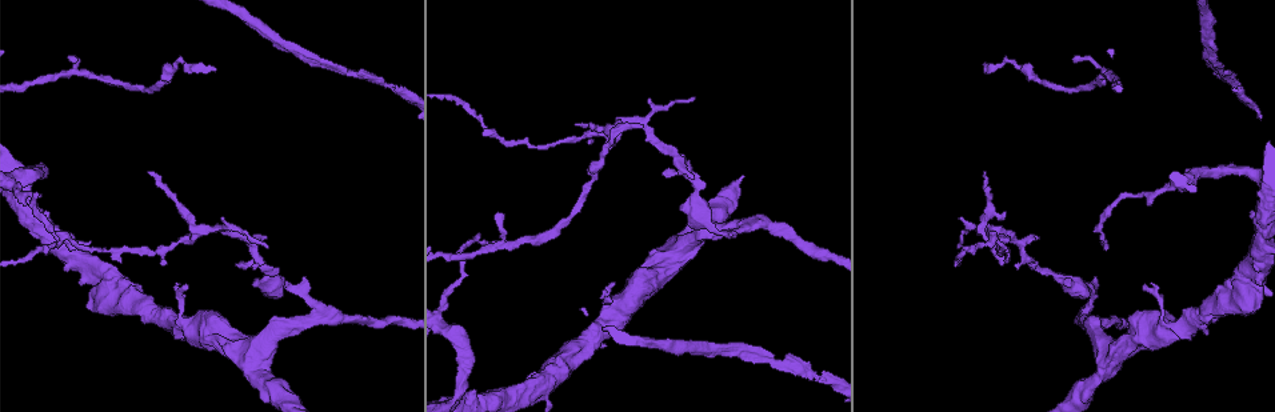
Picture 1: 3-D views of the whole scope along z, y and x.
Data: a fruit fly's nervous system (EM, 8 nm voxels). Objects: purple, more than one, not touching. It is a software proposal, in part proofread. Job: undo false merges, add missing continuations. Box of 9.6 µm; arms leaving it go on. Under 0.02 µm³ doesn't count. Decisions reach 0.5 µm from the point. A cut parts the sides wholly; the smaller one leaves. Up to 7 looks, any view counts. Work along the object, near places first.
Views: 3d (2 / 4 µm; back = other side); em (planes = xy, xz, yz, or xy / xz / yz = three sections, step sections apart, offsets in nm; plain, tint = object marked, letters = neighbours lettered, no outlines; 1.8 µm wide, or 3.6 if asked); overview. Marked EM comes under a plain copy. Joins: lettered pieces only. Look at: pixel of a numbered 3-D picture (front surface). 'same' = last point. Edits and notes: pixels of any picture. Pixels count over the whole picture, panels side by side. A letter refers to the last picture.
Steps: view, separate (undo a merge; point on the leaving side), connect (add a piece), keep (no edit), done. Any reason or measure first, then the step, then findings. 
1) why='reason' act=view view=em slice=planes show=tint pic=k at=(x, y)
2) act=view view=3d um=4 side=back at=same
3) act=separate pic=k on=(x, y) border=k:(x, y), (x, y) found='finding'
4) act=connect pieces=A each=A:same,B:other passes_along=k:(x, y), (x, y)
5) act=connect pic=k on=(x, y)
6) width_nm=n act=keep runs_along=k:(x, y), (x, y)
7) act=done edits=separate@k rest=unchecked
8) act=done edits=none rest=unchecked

why='narrows sharply' act=view view=em slice=xz step=8 show=tint pic=1 at=(981, 230)

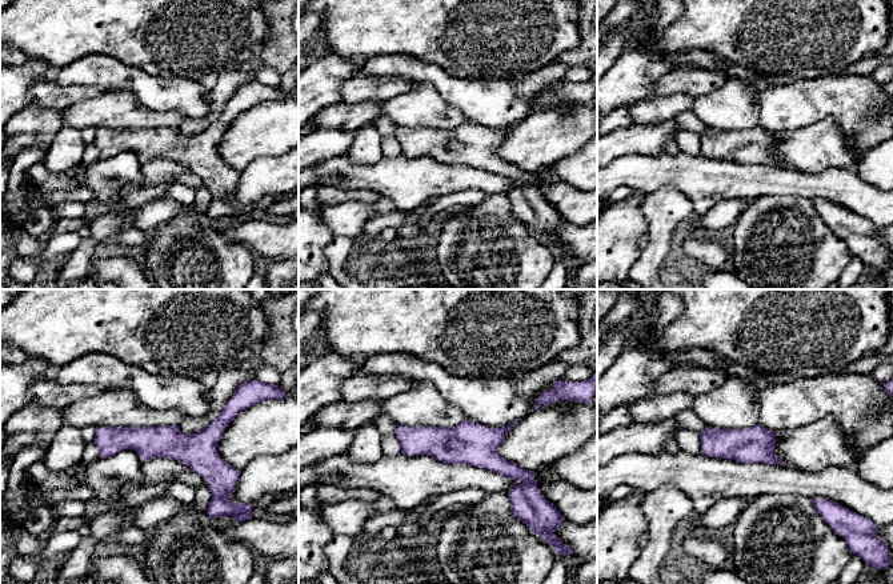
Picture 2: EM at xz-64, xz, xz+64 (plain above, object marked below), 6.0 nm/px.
act=view view=em slice=planes show=letters at=same

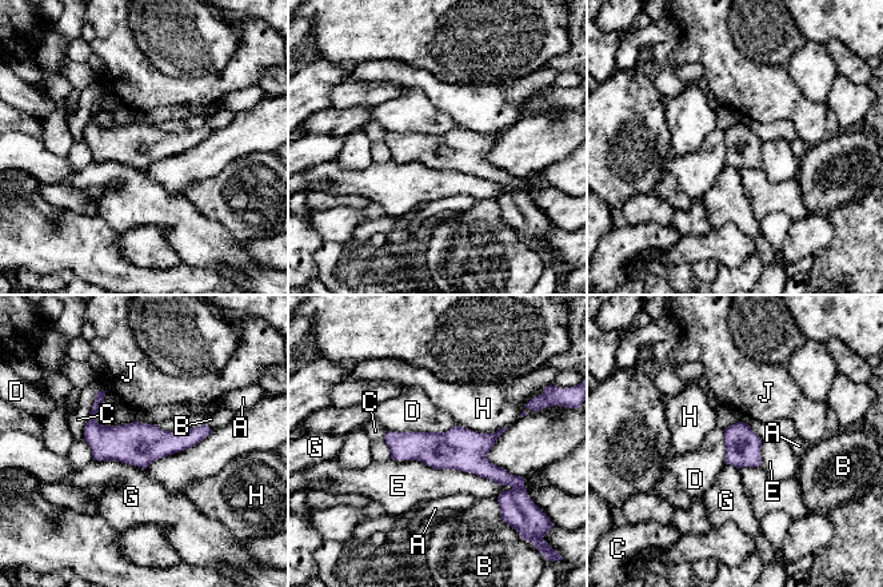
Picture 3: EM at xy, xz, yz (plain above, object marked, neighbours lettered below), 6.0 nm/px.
width_nm=220 act=keep each=A:other,B:other,C:other,D:other,E:other,G:other,H:other,J:other border=3:(455, 424), (444, 431), (388, 431) found='continuous, no second neuron'

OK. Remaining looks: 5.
why='thin end' act=view view=3d um=2 pic=1 at=(89, 244)

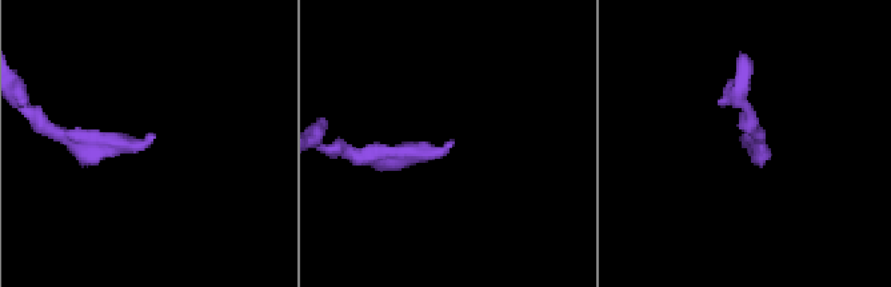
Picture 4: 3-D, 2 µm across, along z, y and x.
act=view view=em um=3.6 slice=planes show=letters pic=4 at=(451, 142)

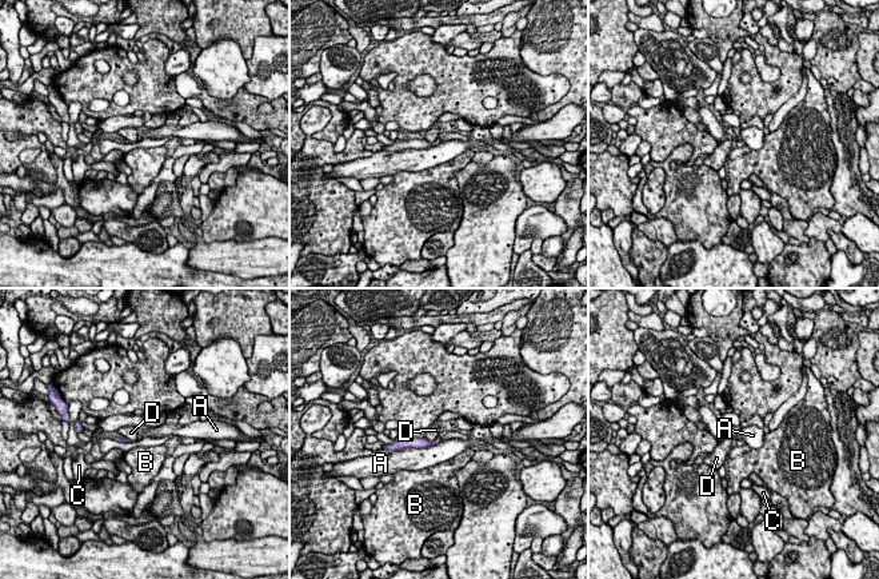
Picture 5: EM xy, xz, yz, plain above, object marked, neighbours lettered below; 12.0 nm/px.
act=keep each=A:other,B:other,C:other,D:other border=5:(439, 436), (434, 440), (424, 438) found='no lettered piece goes on from it'

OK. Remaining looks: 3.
why='free end' act=view view=em um=3.6 slice=yz step=16 show=tint pic=1 at=(215, 71)

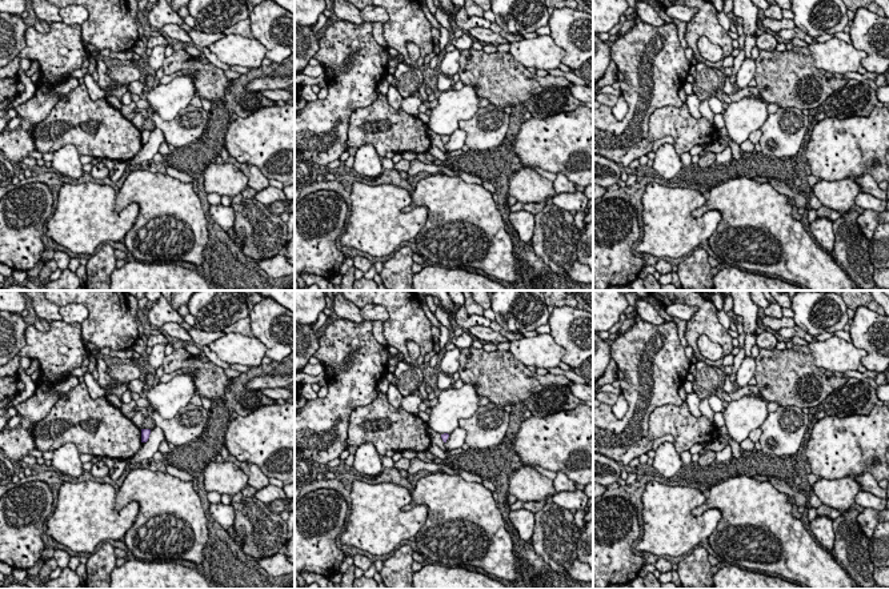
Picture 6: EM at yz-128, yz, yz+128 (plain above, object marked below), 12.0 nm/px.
why='cut it another way' act=view view=em um=3.6 slice=planes show=letters at=same

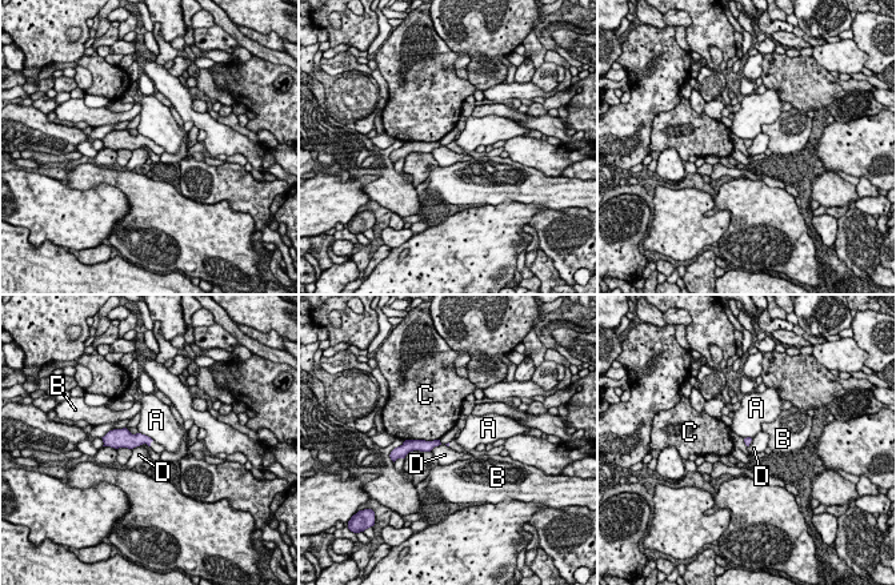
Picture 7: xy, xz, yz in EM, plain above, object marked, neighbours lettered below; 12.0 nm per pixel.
act=keep each=A:other,B:other,C:other,D:other border=7:(147, 444), (140, 444), (132, 449) found='no lettered piece goes on from it'

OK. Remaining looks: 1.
act=done edits=none rest=unchecked

